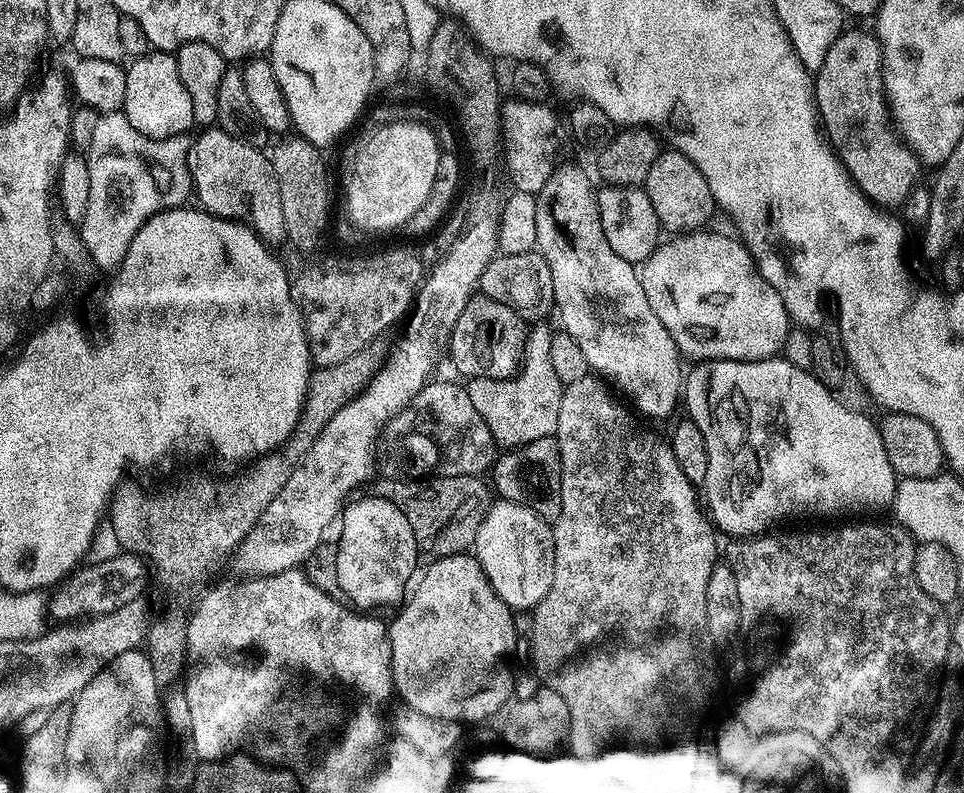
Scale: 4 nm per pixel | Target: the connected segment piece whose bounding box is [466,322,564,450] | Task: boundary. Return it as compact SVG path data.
M536 322L527 329L524 357L515 374L502 380L478 376L469 379L466 384L474 410L478 410L478 414L482 414L482 422L490 426L490 434L496 439L497 445L508 450L538 442L538 438L555 436L558 430L558 410L564 385L558 374L554 374L554 365L550 363L550 342L554 328L544 323L548 322Z

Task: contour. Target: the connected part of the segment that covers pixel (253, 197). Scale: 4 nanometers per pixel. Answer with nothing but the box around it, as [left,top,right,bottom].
[188,126,285,242]

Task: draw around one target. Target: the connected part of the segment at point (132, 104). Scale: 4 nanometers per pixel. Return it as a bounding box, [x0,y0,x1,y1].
[123,50,196,140]

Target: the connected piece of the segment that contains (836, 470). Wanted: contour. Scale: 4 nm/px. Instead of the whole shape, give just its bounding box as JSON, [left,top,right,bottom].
[682,358,898,538]

